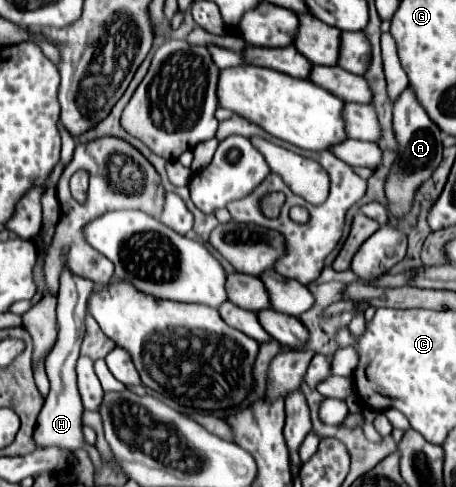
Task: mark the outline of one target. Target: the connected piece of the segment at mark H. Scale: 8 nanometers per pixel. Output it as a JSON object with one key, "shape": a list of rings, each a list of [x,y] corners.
{"shape":[[[62,269],[60,273],[60,291],[58,291],[58,339],[52,347],[52,351],[46,357],[46,373],[50,379],[50,393],[46,397],[46,403],[38,415],[38,425],[34,429],[34,441],[36,447],[60,447],[66,449],[70,453],[84,449],[88,453],[88,457],[92,459],[96,471],[102,471],[102,459],[100,453],[96,451],[94,445],[86,443],[84,433],[82,433],[82,413],[84,413],[84,405],[78,393],[78,385],[76,385],[76,361],[78,361],[78,351],[80,351],[80,343],[84,337],[84,315],[86,315],[86,307],[88,307],[88,299],[94,291],[94,283],[78,277],[74,273],[70,273],[70,269]]]}

